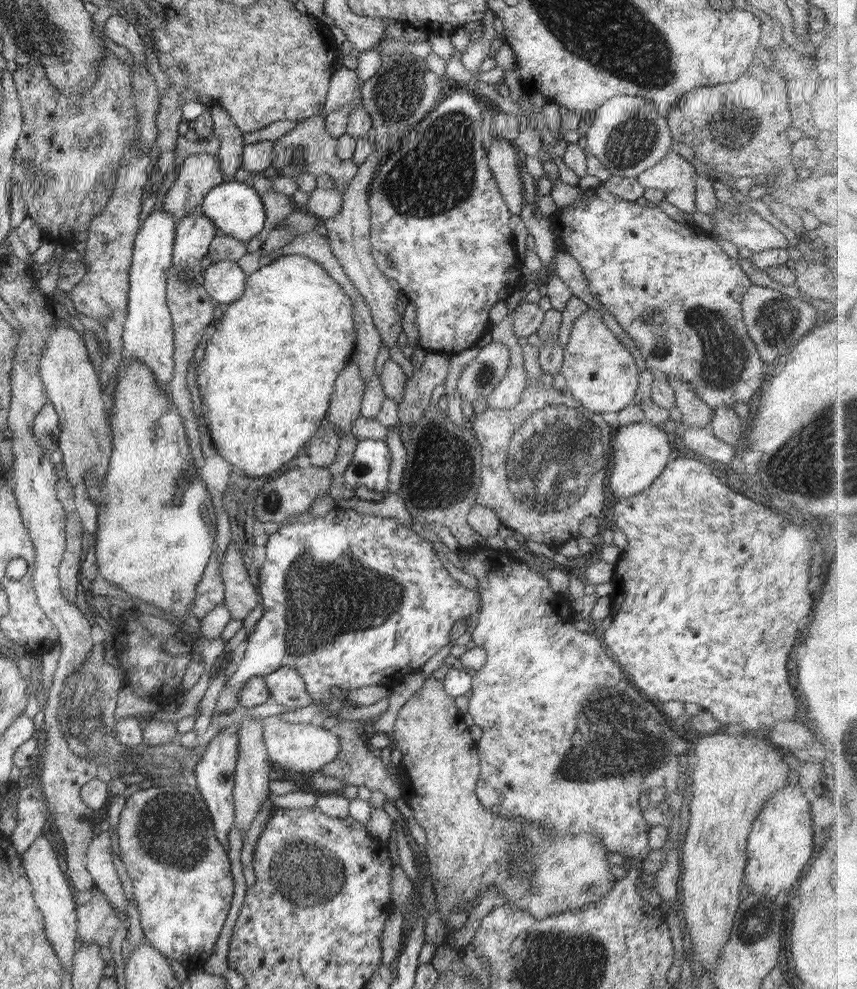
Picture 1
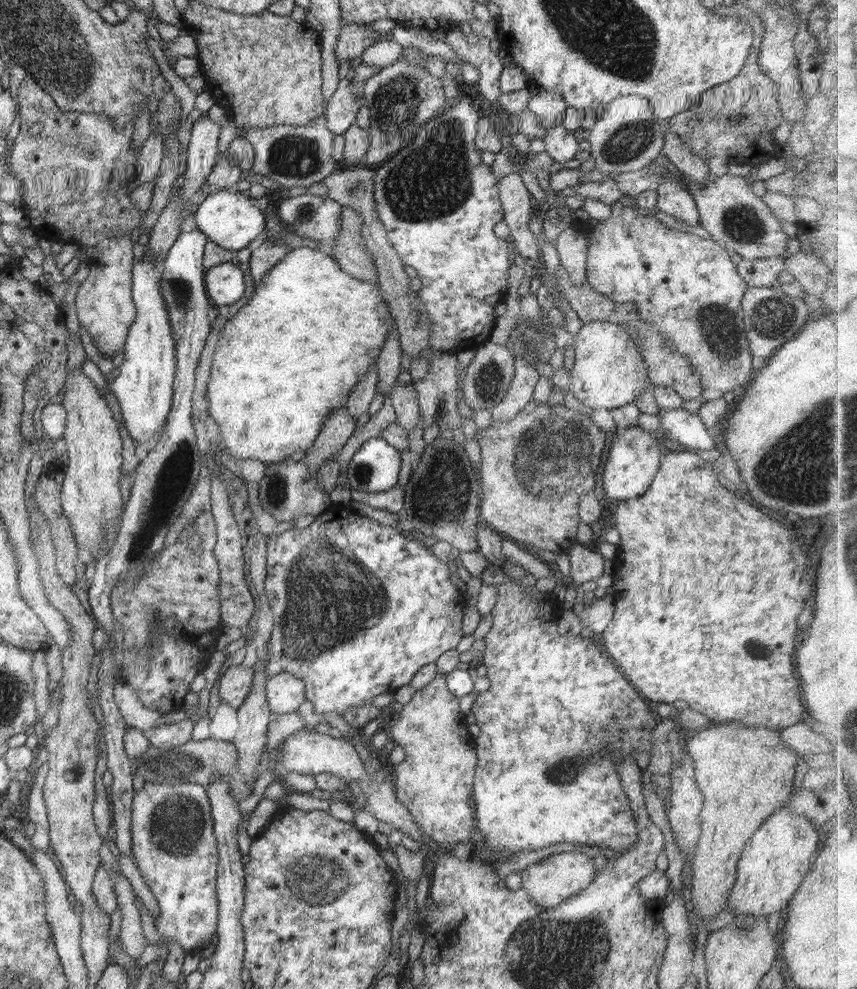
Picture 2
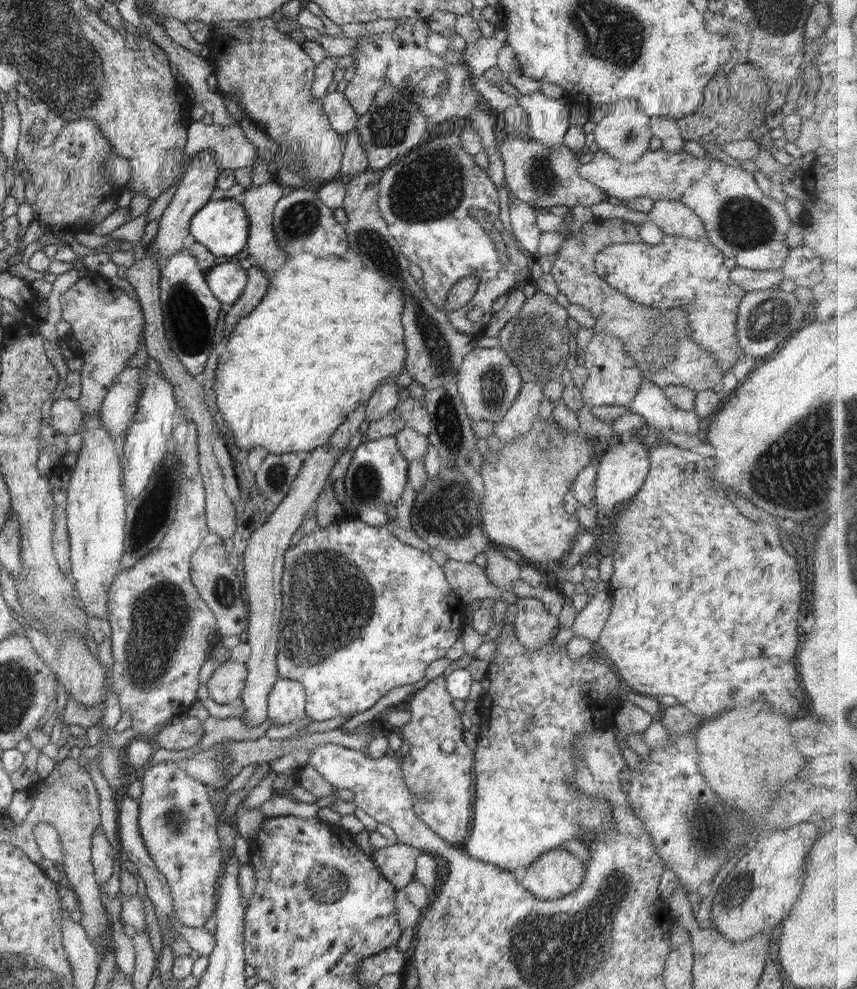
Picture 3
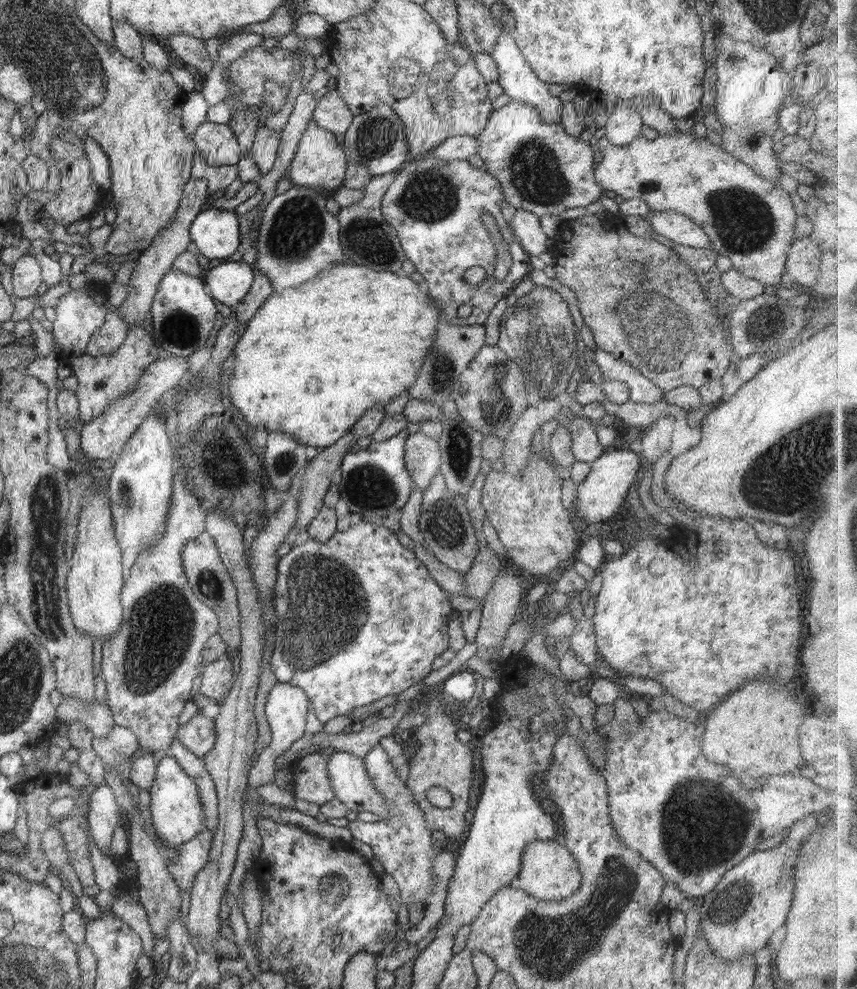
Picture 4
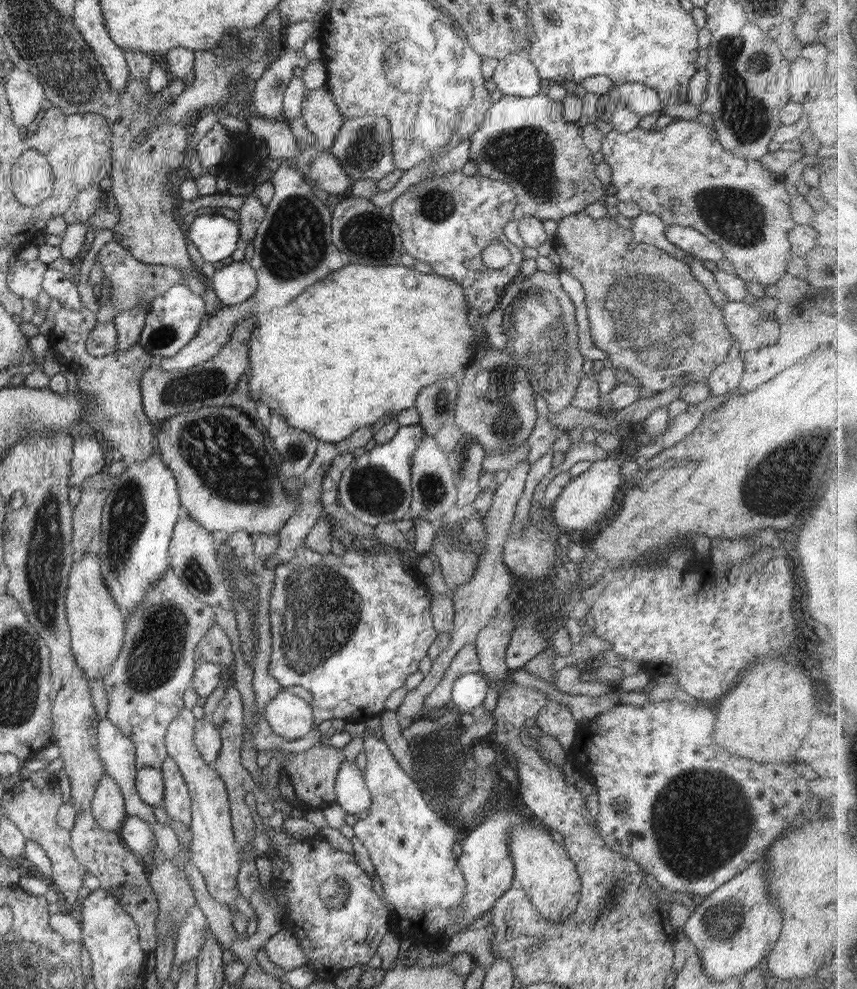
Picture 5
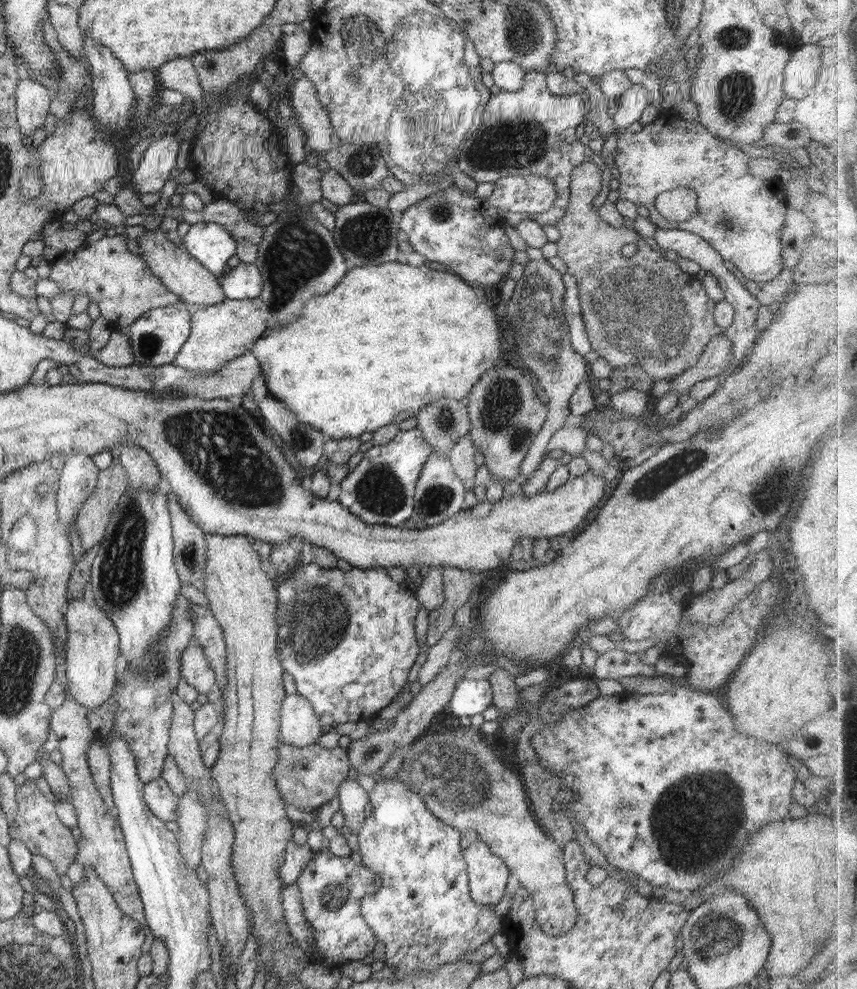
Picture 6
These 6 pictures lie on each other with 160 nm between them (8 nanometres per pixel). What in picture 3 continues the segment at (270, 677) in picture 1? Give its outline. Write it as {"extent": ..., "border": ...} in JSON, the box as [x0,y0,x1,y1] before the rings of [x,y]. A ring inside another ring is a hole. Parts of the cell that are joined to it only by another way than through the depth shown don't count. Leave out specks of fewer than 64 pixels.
{"extent":[267,677,307,725],"border":[[[280,677],[268,695],[267,718],[272,720],[272,725],[294,723],[300,715],[305,714],[306,705],[307,696],[304,686],[295,680]]]}

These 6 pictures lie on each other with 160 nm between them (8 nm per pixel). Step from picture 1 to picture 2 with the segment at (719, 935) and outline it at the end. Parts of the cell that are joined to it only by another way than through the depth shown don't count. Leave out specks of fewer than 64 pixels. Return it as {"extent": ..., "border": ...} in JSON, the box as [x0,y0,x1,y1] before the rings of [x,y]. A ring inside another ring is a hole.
{"extent":[682,724,801,930],"border":[[[711,724],[709,727],[706,727],[706,730],[698,730],[698,734],[688,740],[688,743],[682,743],[684,752],[688,752],[689,756],[693,760],[693,765],[695,768],[695,781],[697,782],[698,788],[701,790],[704,799],[704,806],[700,812],[699,818],[701,819],[701,835],[695,850],[695,853],[690,860],[692,862],[692,900],[689,901],[693,907],[693,913],[697,917],[699,914],[702,917],[703,923],[697,921],[697,924],[703,924],[708,930],[708,922],[715,914],[720,914],[720,912],[727,908],[727,898],[731,893],[732,887],[736,882],[737,877],[737,862],[741,857],[742,851],[746,846],[746,843],[749,841],[749,838],[752,838],[754,832],[756,832],[761,826],[762,823],[776,812],[779,808],[782,808],[789,802],[789,797],[794,791],[794,772],[796,772],[796,762],[801,758],[798,752],[794,752],[790,746],[784,744],[784,740],[780,738],[780,732],[778,730],[770,730],[770,728],[764,728],[764,726],[742,726],[742,728],[734,728],[732,724]]]}

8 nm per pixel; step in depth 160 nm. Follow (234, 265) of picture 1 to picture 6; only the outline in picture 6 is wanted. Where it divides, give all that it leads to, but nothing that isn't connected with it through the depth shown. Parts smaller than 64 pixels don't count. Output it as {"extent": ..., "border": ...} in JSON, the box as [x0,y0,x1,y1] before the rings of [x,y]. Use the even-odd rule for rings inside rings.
{"extent":[220,263,263,301],"border":[[[239,263],[222,275],[220,281],[226,299],[244,301],[258,298],[262,292],[263,278],[255,264]]]}

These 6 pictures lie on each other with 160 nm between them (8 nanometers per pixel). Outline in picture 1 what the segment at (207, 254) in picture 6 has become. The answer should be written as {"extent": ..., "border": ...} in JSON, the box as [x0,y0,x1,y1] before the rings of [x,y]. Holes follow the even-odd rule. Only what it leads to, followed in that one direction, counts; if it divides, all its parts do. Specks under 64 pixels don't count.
{"extent":[199,181,267,242],"border":[[[225,181],[210,190],[199,207],[219,233],[246,242],[257,236],[264,228],[264,220],[267,218],[262,199],[250,182]]]}

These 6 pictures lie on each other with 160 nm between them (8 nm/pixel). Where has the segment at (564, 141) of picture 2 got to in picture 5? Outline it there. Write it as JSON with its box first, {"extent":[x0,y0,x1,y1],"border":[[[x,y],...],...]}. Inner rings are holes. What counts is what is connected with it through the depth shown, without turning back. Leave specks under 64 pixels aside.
{"extent":[492,53,543,98],"border":[[[512,53],[498,62],[492,79],[505,96],[532,98],[543,90],[536,66],[523,54]]]}

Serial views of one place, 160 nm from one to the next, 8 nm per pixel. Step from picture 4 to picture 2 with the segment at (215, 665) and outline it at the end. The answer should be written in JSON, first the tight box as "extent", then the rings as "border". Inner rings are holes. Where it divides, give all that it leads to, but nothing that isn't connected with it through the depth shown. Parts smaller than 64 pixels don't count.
{"extent":[218,666,255,708],"border":[[[230,666],[218,680],[218,696],[230,706],[238,708],[250,692],[255,671],[246,666]]]}

